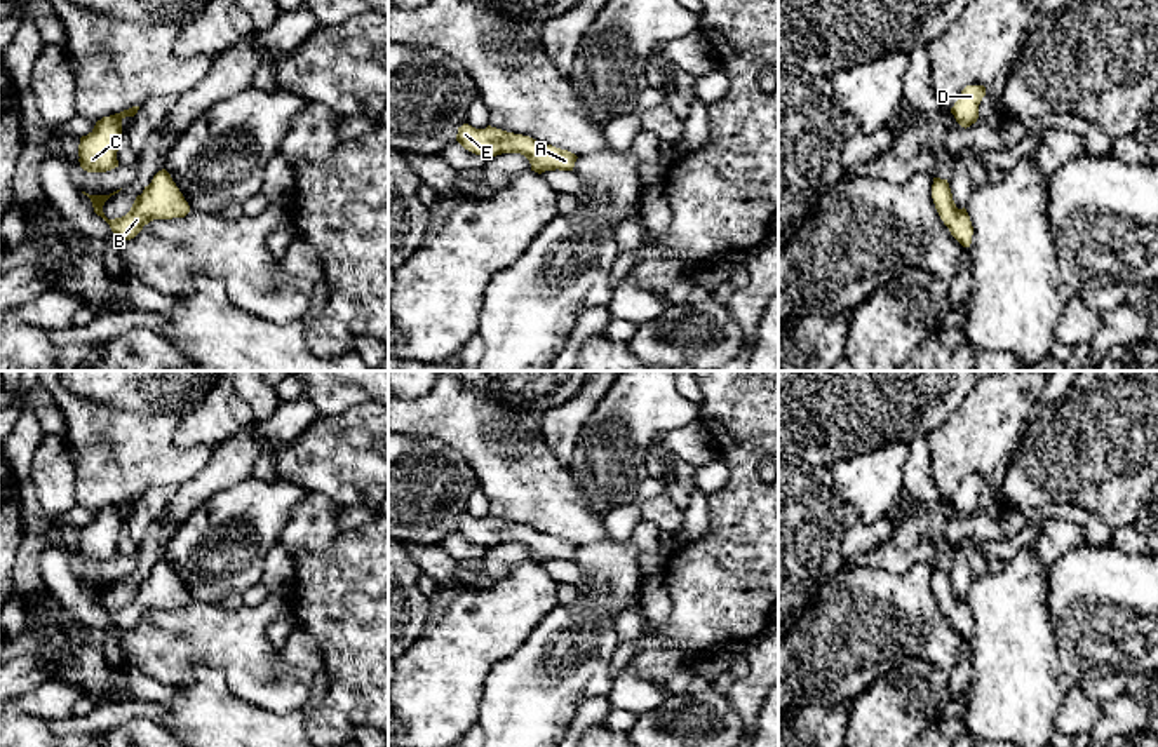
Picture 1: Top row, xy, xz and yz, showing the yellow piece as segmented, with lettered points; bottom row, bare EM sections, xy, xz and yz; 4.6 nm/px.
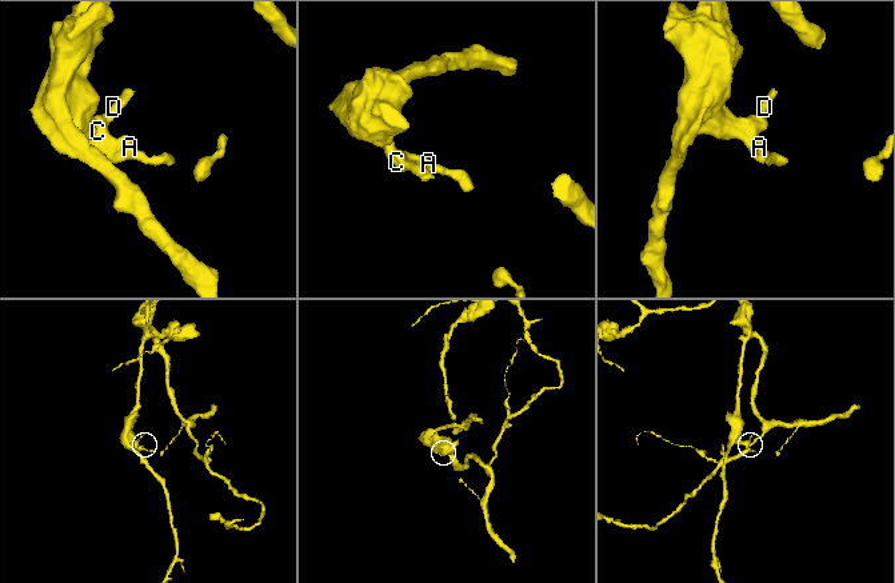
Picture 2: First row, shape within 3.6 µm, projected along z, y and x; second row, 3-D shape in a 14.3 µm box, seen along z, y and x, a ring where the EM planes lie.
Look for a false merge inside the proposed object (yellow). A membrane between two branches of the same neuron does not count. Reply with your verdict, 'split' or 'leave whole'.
leave whole

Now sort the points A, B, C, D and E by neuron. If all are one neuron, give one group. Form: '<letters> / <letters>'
A B C D E

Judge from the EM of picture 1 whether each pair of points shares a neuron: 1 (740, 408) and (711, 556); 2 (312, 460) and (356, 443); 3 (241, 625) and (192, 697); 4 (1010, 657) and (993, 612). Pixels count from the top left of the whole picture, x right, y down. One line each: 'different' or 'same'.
1: same
2: same
3: different
4: same

